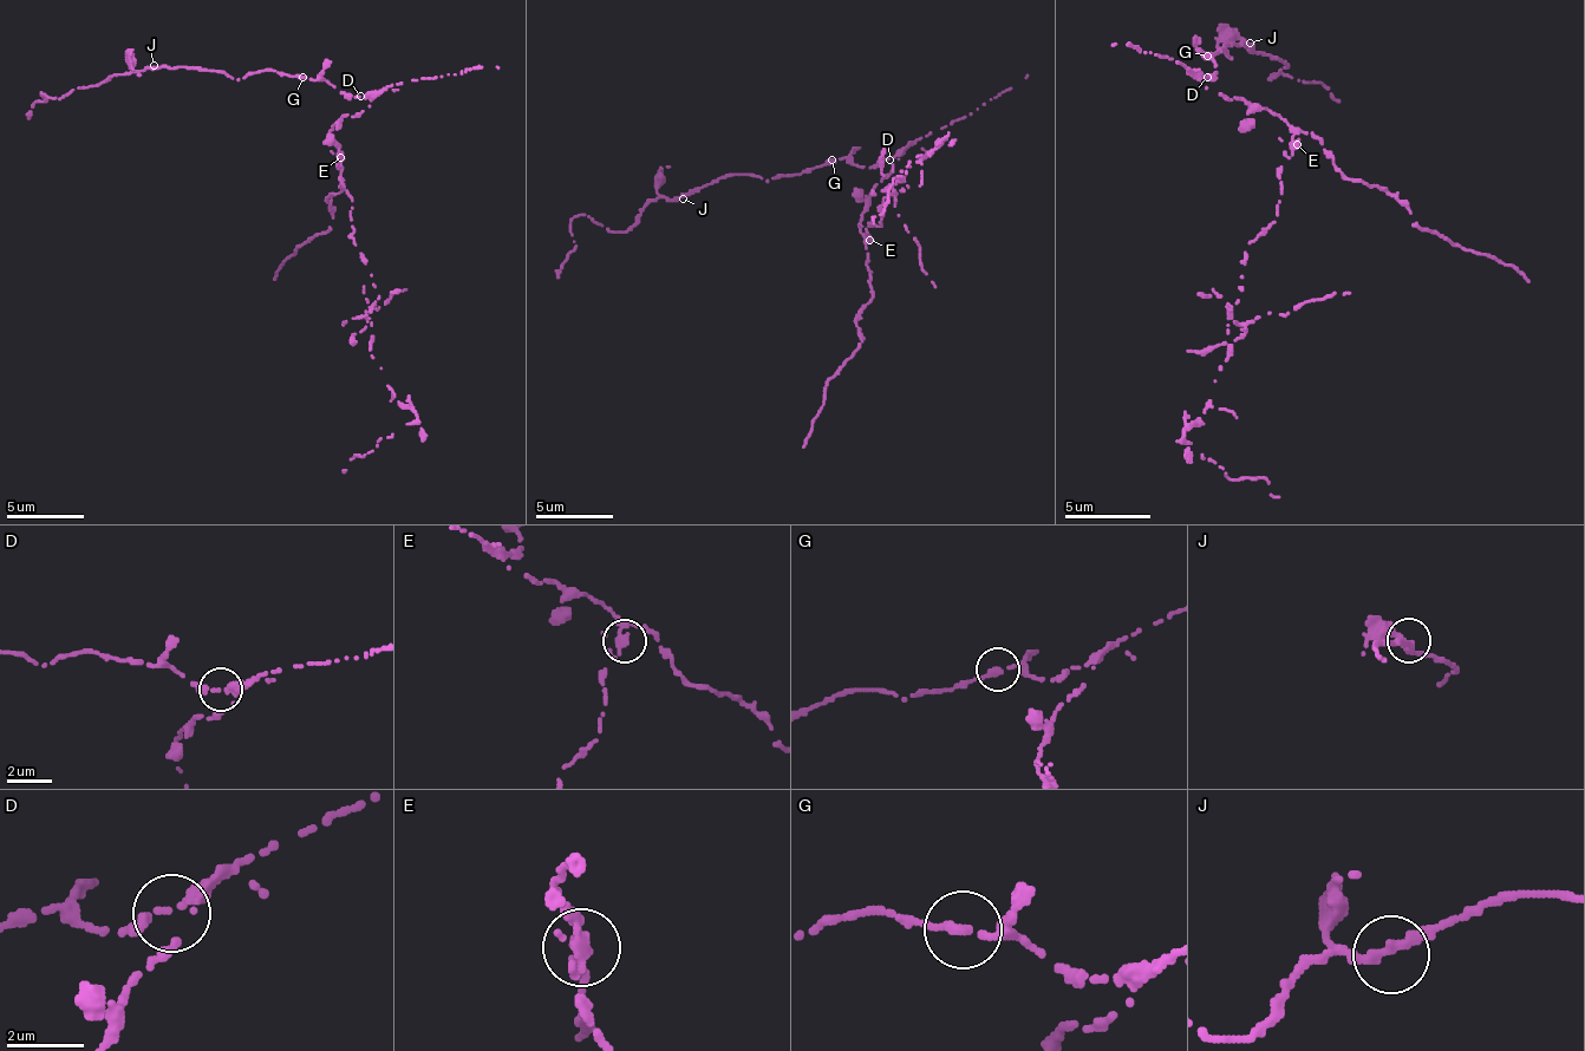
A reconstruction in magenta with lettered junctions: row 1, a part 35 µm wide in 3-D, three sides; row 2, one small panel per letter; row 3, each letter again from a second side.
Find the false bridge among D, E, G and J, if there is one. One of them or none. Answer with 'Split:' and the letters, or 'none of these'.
Split: E

